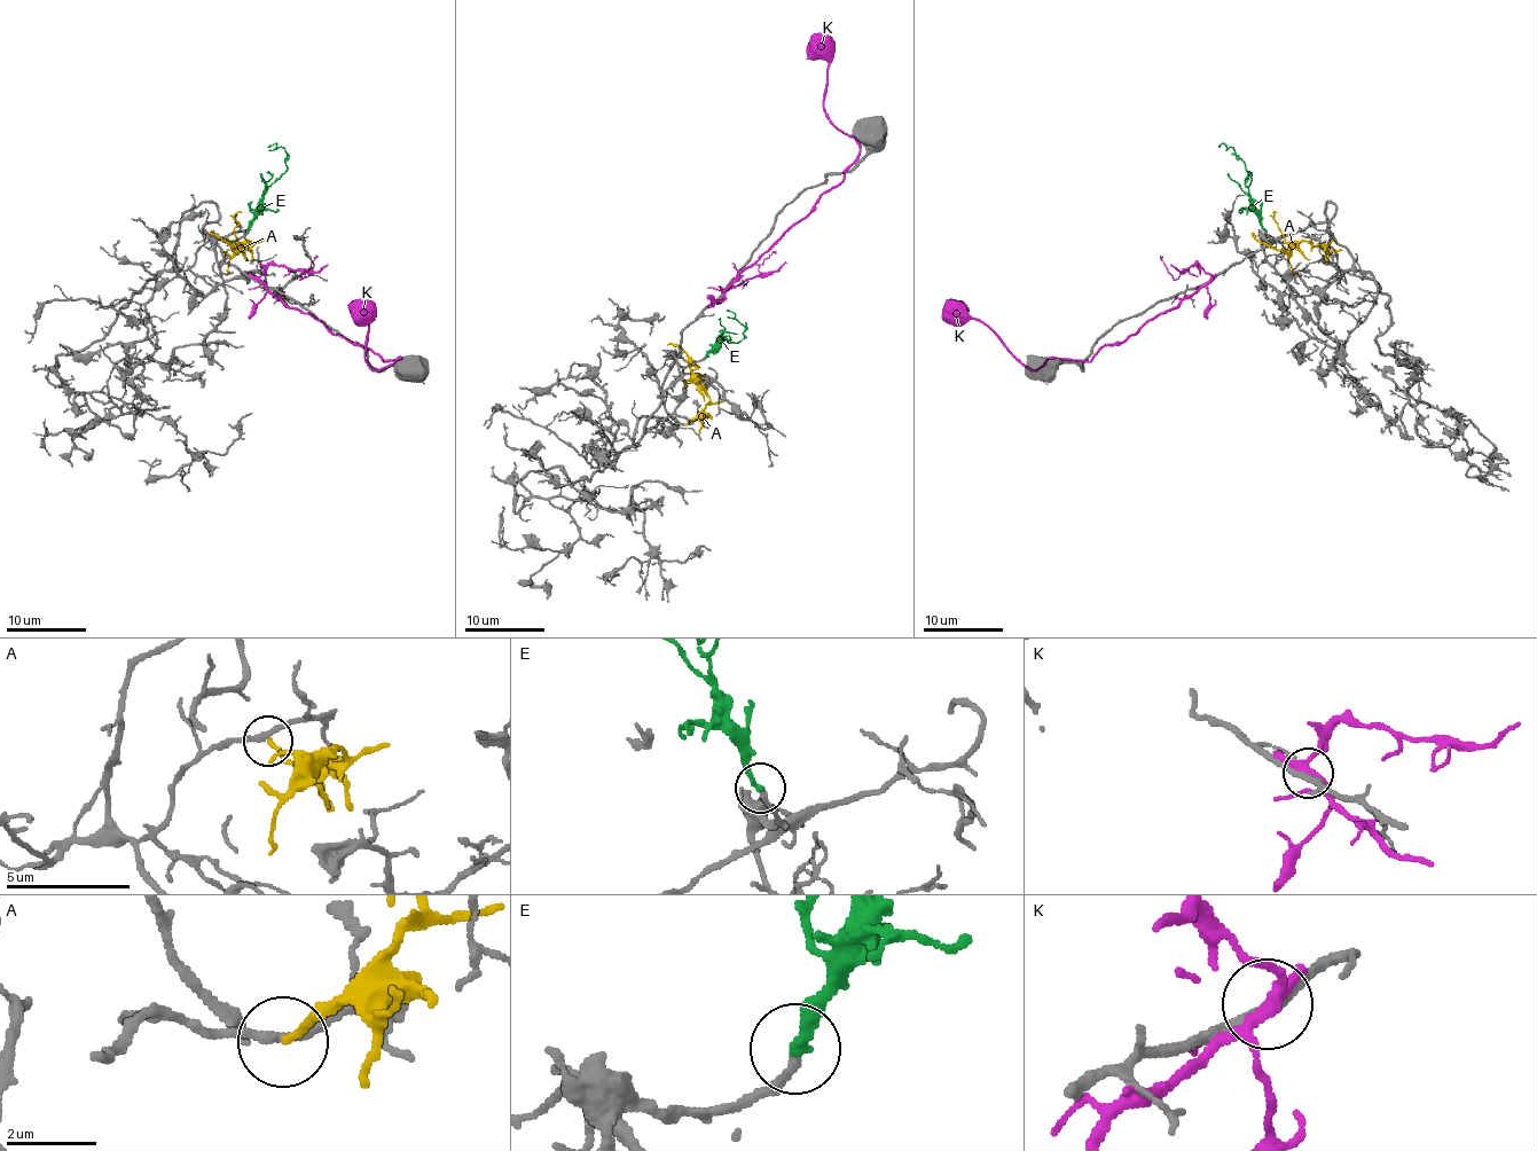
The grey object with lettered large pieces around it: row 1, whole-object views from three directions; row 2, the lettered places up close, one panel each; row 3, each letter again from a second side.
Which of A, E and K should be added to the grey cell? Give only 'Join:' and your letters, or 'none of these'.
Join: E

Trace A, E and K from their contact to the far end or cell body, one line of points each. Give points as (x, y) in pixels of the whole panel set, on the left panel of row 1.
A: (226, 237), (236, 245), (248, 245), (250, 242), (232, 250), (208, 232)
E: (248, 229), (264, 192), (287, 170), (282, 148), (276, 143), (268, 148)
K: (260, 280), (335, 334), (399, 360), (375, 370), (365, 357), (370, 306), (357, 306)

